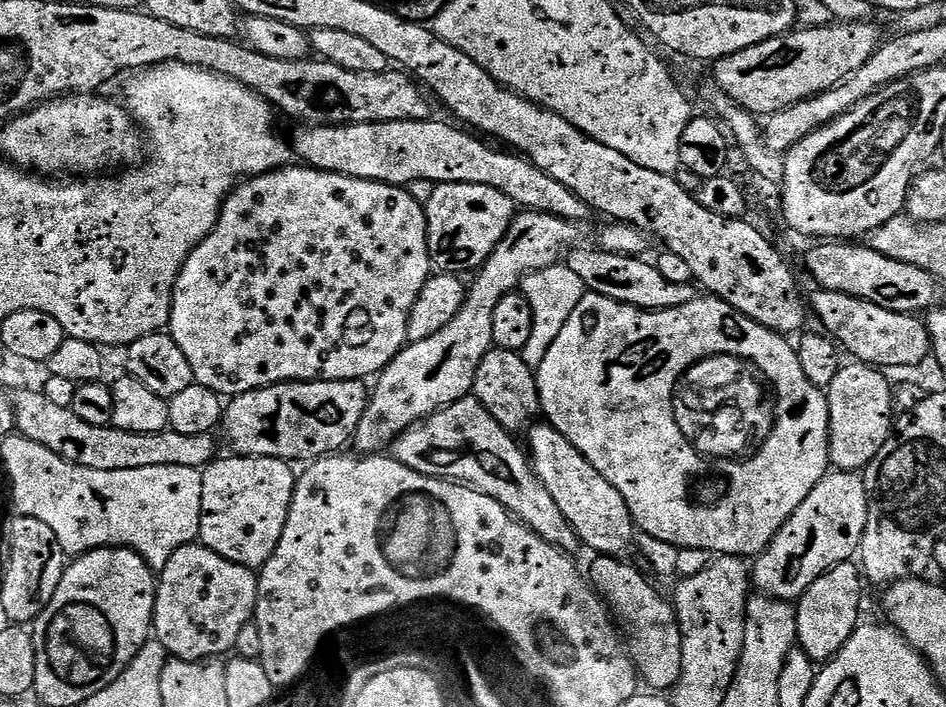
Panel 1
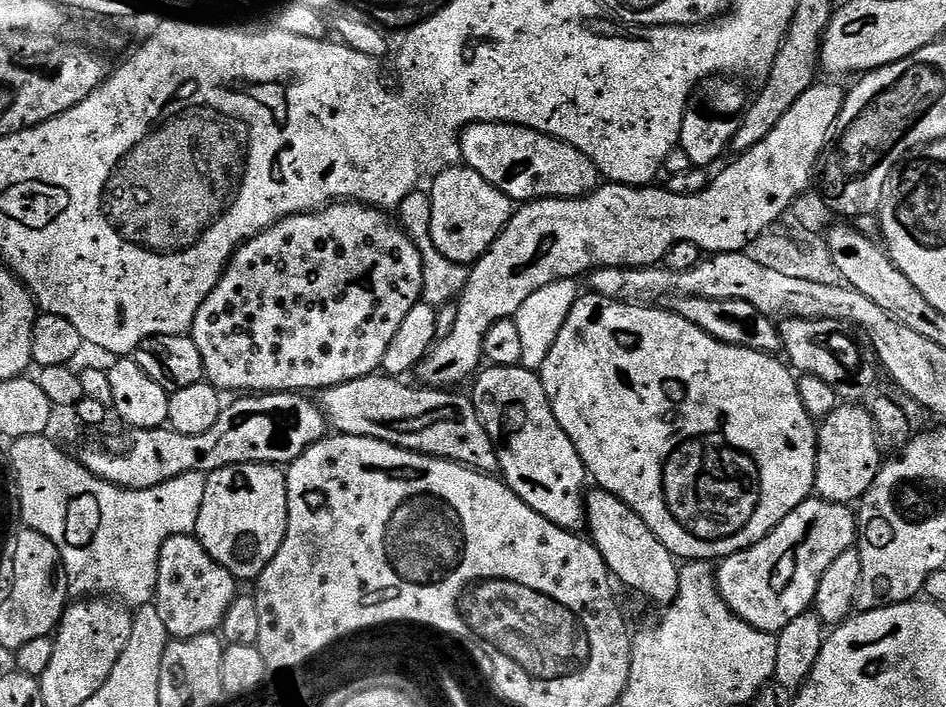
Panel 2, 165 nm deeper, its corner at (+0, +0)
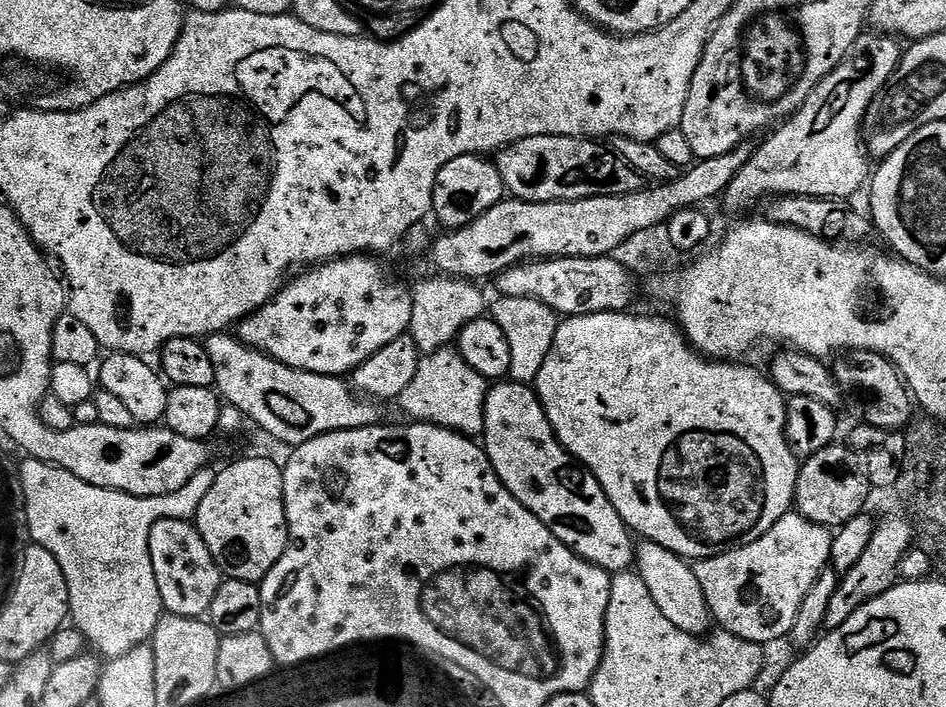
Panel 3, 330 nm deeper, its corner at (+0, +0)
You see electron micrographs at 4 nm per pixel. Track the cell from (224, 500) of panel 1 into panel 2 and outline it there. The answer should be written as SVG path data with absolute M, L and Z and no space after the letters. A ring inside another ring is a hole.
M249 462L247 464L227 464L207 473L206 495L202 497L202 510L198 510L195 537L200 545L237 581L255 581L270 566L274 554L282 546L288 529L288 477L283 467L275 464Z

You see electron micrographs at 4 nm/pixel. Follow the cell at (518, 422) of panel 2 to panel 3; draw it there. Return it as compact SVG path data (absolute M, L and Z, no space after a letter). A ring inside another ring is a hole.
M511 378L493 383L486 394L484 416L482 447L506 490L510 490L510 494L514 494L514 498L522 502L530 514L537 516L576 556L613 574L629 571L635 565L638 547L632 529L622 522L618 510L614 510L610 498L606 498L606 490L602 490L598 478L594 478L594 474L558 442L535 387L518 384Z

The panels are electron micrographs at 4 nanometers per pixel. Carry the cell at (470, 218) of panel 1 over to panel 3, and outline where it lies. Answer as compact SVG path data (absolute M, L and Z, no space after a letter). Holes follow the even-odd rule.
M483 155L454 158L454 162L446 162L436 179L431 215L441 224L441 229L455 230L465 228L470 222L477 220L486 210L490 210L505 199L506 189L500 171L495 163Z

